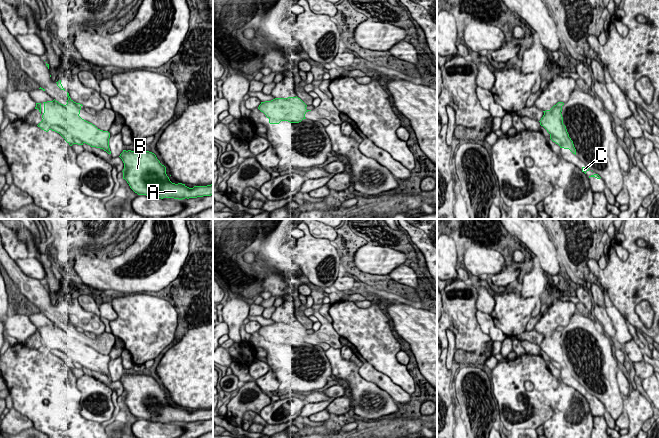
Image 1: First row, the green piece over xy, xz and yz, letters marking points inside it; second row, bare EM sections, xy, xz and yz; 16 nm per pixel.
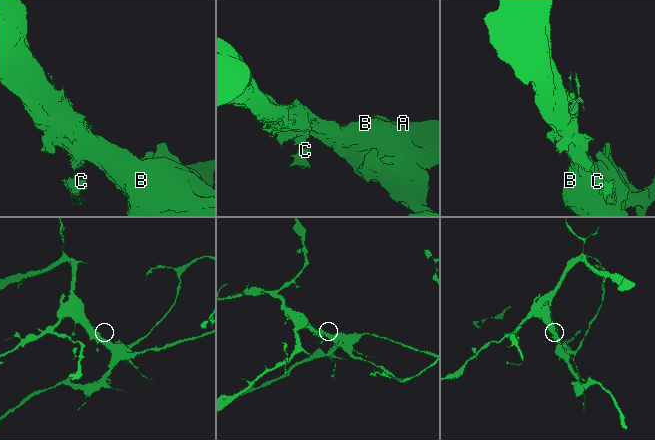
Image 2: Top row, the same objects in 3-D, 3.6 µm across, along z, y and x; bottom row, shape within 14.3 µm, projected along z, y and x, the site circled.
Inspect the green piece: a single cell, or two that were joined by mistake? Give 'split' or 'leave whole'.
leave whole

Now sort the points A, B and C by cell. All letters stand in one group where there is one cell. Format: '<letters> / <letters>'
A B C

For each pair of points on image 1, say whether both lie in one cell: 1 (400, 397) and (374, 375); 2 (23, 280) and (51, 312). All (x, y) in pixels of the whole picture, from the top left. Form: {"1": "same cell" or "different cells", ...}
{"1": "same cell", "2": "same cell"}

